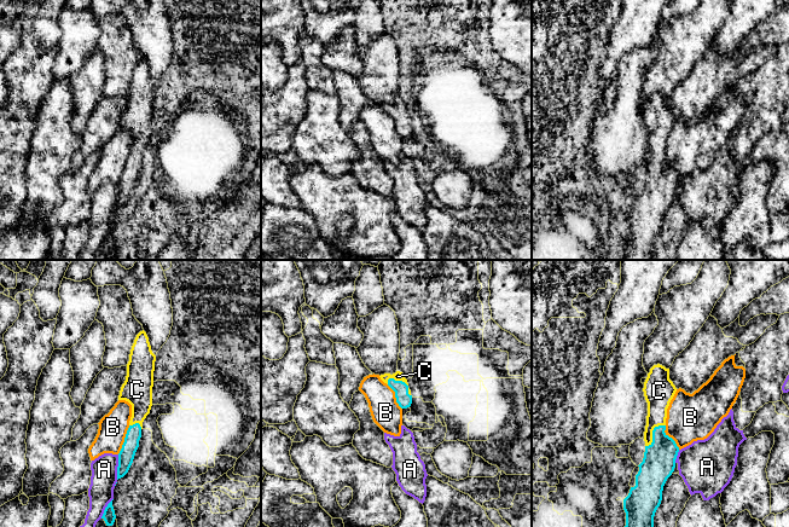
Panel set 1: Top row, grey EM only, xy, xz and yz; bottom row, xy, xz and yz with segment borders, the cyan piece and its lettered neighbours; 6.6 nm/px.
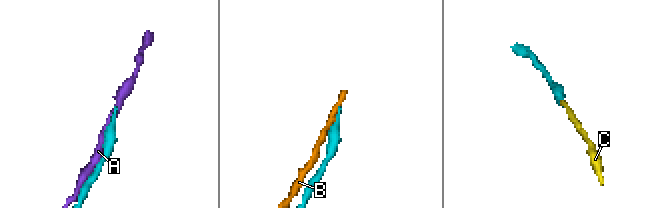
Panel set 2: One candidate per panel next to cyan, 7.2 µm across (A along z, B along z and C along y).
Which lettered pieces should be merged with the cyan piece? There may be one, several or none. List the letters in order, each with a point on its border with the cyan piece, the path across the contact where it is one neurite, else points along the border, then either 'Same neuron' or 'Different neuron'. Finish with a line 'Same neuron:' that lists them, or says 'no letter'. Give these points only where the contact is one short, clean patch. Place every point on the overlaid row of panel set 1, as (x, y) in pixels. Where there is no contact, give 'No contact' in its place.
A: Touches cyan at xy (117, 467). Different neuron
B: Touches cyan at xy (125, 440). Different neuron
C: Touches cyan at yz (653, 433). Path across: yz (659, 462), (659, 446), (653, 433), (656, 420), (657, 397). Same neuron
Same neuron: C

